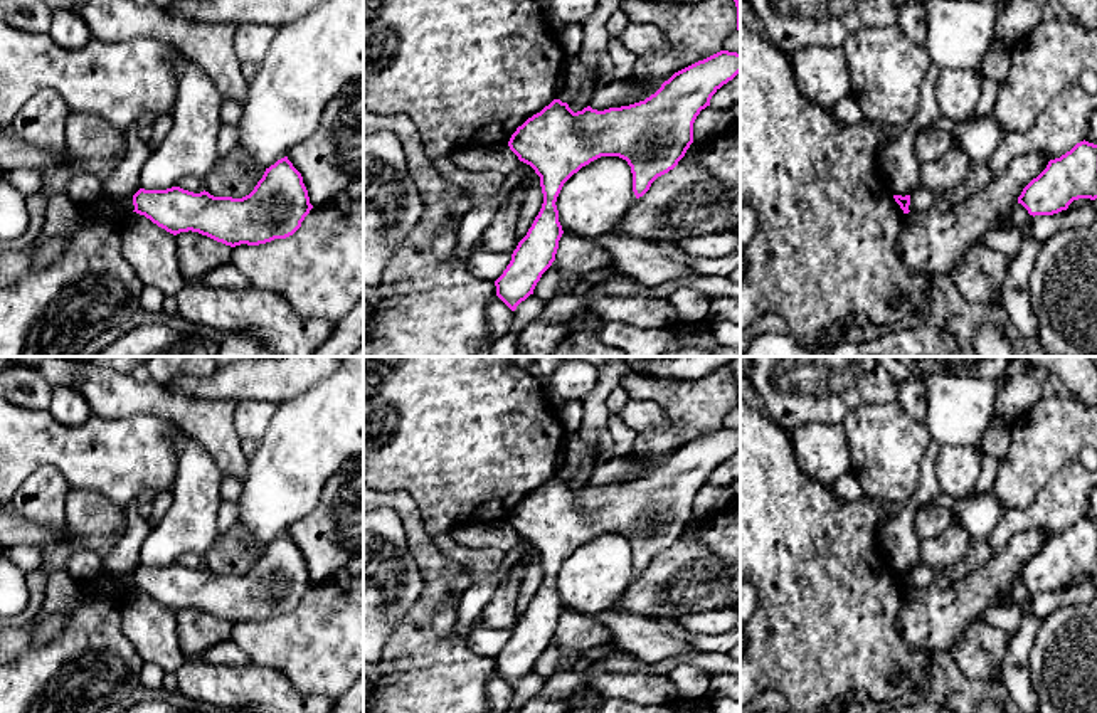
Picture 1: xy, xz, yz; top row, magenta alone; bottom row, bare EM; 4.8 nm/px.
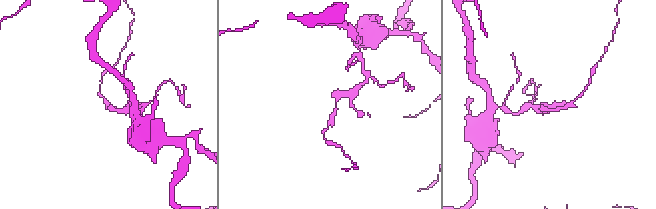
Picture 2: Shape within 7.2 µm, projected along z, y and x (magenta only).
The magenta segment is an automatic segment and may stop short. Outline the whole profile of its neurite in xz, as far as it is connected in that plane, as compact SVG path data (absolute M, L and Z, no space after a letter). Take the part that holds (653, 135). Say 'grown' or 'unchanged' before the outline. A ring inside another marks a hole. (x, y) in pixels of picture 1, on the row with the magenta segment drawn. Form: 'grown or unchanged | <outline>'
unchanged | M720 50L675 72L644 101L604 111L587 106L574 113L567 103L554 99L518 126L508 146L520 161L530 165L540 177L543 203L527 235L513 251L510 264L495 281L496 296L515 311L522 301L533 294L542 274L555 261L559 240L564 234L555 202L564 183L574 173L601 156L619 156L631 166L636 198L643 197L658 177L673 170L685 156L693 143L697 116L710 106L712 96L739 72L740 54Z

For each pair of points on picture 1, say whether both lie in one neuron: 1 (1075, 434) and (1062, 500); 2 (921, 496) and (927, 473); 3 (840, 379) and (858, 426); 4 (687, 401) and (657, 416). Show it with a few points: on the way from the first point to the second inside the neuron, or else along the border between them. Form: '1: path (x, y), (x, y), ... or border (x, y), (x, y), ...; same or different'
1: border (1074, 459), (1060, 471); different
2: path (926, 491), (927, 478); same
3: border (892, 401), (858, 406), (840, 422); different
4: border (631, 396), (641, 401), (655, 401), (668, 421); different

